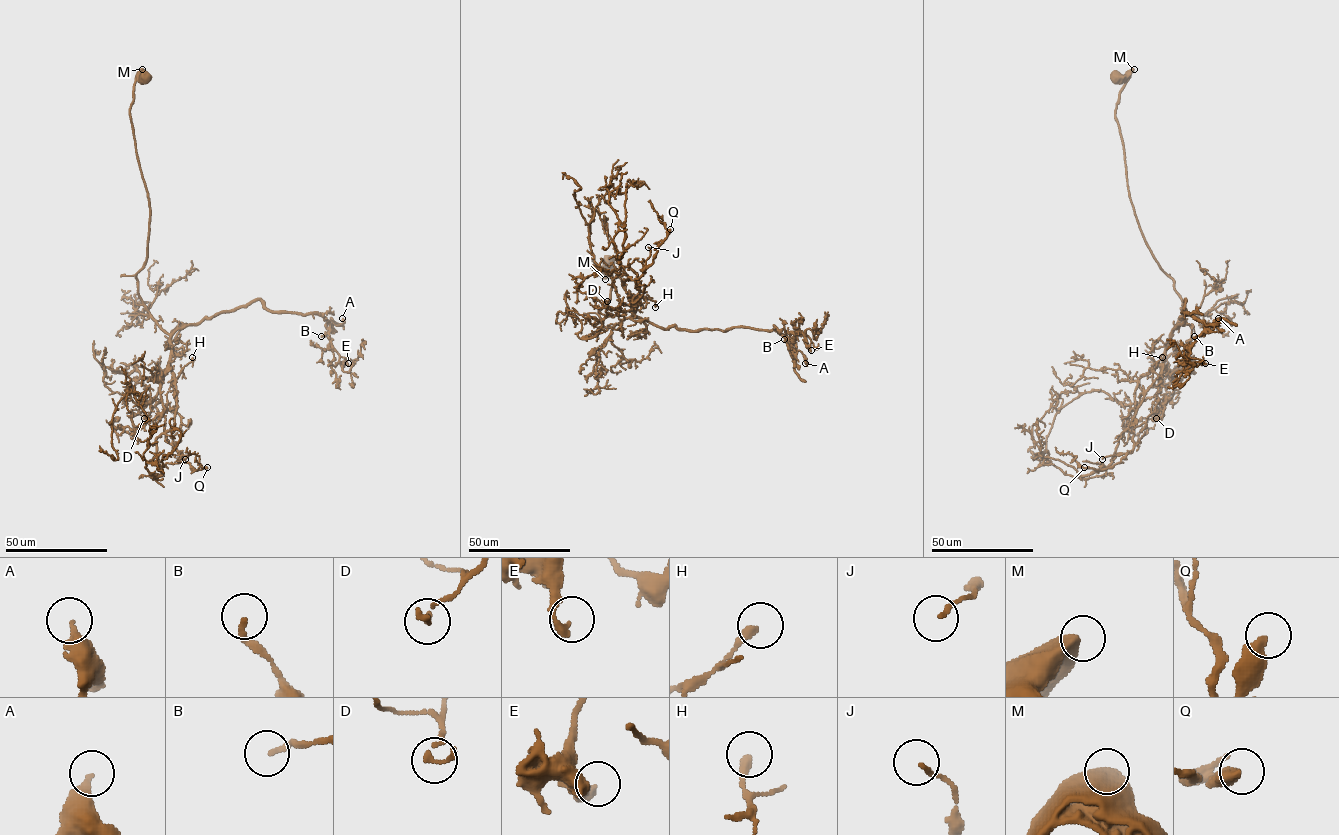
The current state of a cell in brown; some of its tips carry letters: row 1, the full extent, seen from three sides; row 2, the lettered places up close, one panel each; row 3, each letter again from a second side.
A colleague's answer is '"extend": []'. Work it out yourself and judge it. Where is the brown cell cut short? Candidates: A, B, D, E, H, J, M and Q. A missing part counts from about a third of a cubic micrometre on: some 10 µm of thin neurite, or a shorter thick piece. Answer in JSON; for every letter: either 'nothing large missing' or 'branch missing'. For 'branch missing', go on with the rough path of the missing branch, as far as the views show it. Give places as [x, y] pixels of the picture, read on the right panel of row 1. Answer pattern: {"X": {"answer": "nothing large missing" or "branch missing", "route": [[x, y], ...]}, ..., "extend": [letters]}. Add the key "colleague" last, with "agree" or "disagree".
{"A": {"answer": "nothing large missing"}, "B": {"answer": "nothing large missing"}, "D": {"answer": "nothing large missing"}, "E": {"answer": "nothing large missing"}, "H": {"answer": "nothing large missing"}, "J": {"answer": "nothing large missing"}, "M": {"answer": "nothing large missing"}, "Q": {"answer": "nothing large missing"}, "extend": [], "colleague": "agree"}

